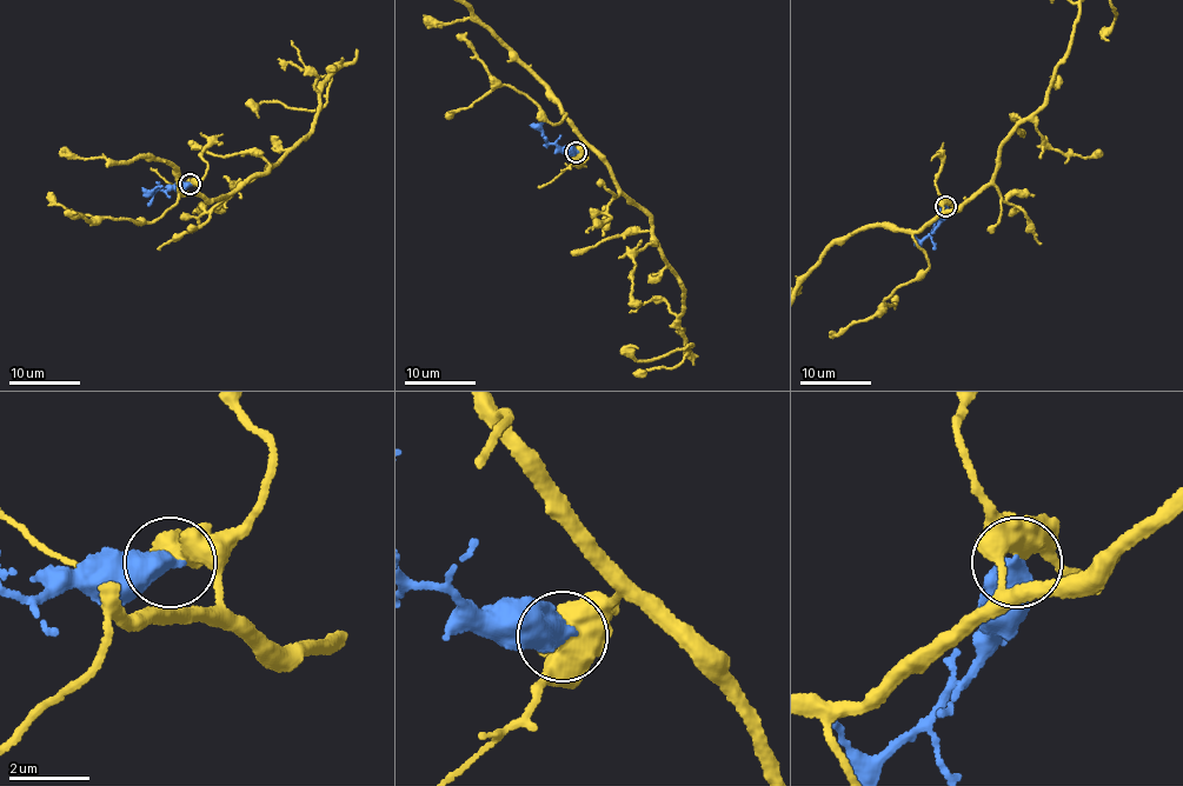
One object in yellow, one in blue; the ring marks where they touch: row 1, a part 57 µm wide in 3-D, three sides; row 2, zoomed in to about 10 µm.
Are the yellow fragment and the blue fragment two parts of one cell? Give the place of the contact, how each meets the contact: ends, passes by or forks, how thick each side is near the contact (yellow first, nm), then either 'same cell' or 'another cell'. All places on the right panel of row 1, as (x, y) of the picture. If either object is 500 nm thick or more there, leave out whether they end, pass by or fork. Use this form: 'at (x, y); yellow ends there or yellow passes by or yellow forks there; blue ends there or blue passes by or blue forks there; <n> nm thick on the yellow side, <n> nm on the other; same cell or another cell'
at (945, 206); 440 nm thick on the yellow side, 650 nm on the other; another cell

